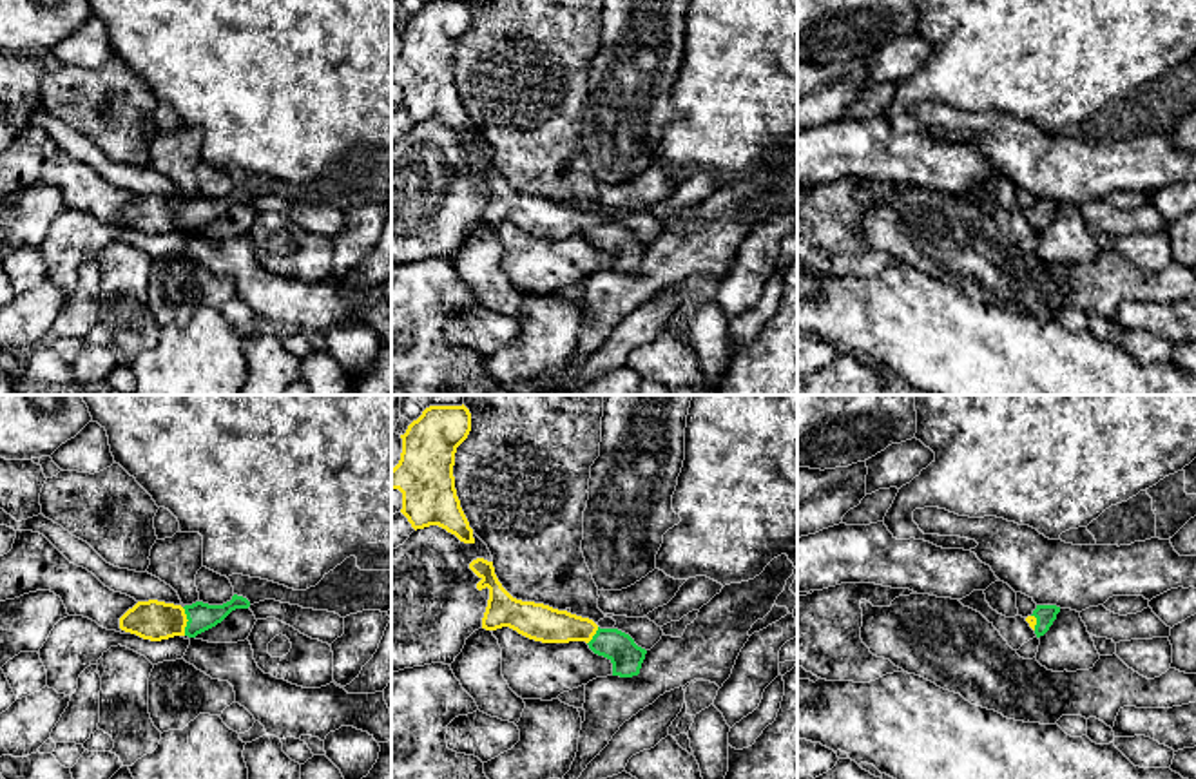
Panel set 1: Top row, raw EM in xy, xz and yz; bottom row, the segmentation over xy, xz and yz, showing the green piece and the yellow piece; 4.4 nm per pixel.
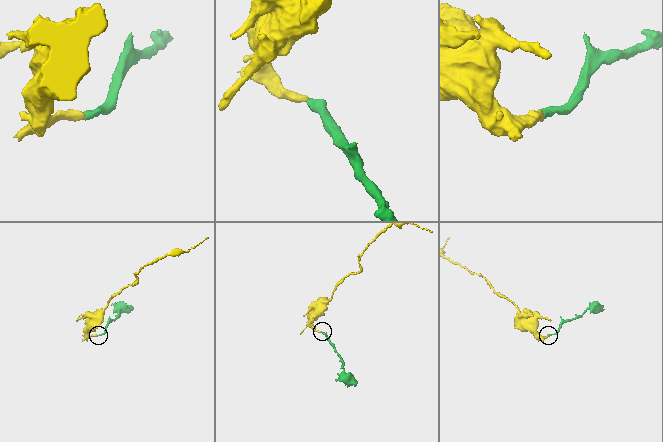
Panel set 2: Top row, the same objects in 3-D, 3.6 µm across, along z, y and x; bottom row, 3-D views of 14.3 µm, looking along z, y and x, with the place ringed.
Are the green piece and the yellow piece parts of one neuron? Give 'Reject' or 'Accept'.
Accept

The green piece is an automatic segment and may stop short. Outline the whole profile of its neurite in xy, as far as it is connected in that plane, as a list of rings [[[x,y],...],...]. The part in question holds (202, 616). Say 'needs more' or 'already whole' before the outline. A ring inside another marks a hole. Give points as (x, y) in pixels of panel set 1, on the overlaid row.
needs more; [[[237,594],[223,605],[196,601],[181,607],[158,600],[138,601],[120,618],[120,629],[150,641],[174,636],[196,638],[221,623],[232,611],[248,607],[250,601]]]

